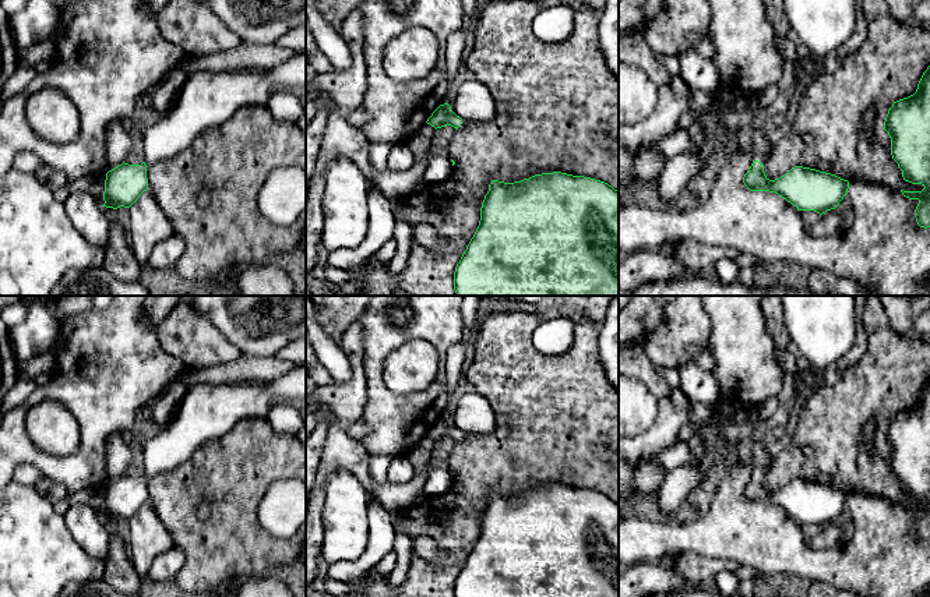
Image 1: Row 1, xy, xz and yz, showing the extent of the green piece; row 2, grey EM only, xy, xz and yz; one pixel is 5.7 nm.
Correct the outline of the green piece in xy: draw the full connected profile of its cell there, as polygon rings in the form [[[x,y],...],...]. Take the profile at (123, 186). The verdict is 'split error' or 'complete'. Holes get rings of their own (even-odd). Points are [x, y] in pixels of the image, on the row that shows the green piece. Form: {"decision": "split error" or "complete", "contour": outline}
{"decision": "split error", "contour": [[[306,52],[265,71],[195,71],[186,77],[176,100],[163,116],[152,117],[144,133],[141,165],[121,163],[106,173],[102,206],[130,208],[148,190],[147,166],[182,153],[201,133],[221,126],[243,106],[265,105],[278,91],[306,86]]]}

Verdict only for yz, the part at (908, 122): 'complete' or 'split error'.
complete

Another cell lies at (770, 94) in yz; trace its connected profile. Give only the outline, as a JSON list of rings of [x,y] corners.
[[[771,84],[771,85],[768,85],[768,86],[761,92],[761,95],[758,96],[761,106],[765,109],[765,107],[768,107],[769,105],[772,105],[772,103],[775,102],[775,99],[778,98],[778,93],[779,93],[778,84]]]

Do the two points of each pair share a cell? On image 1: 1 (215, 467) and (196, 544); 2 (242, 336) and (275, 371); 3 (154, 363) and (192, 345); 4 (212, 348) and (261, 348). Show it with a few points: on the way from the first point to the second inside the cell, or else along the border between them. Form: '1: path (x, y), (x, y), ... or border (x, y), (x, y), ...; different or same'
1: path (217, 487), (217, 519), (211, 525); same
2: border (242, 353), (274, 359); different
3: border (157, 327), (159, 345), (186, 367); different
4: border (214, 325), (242, 353); different

